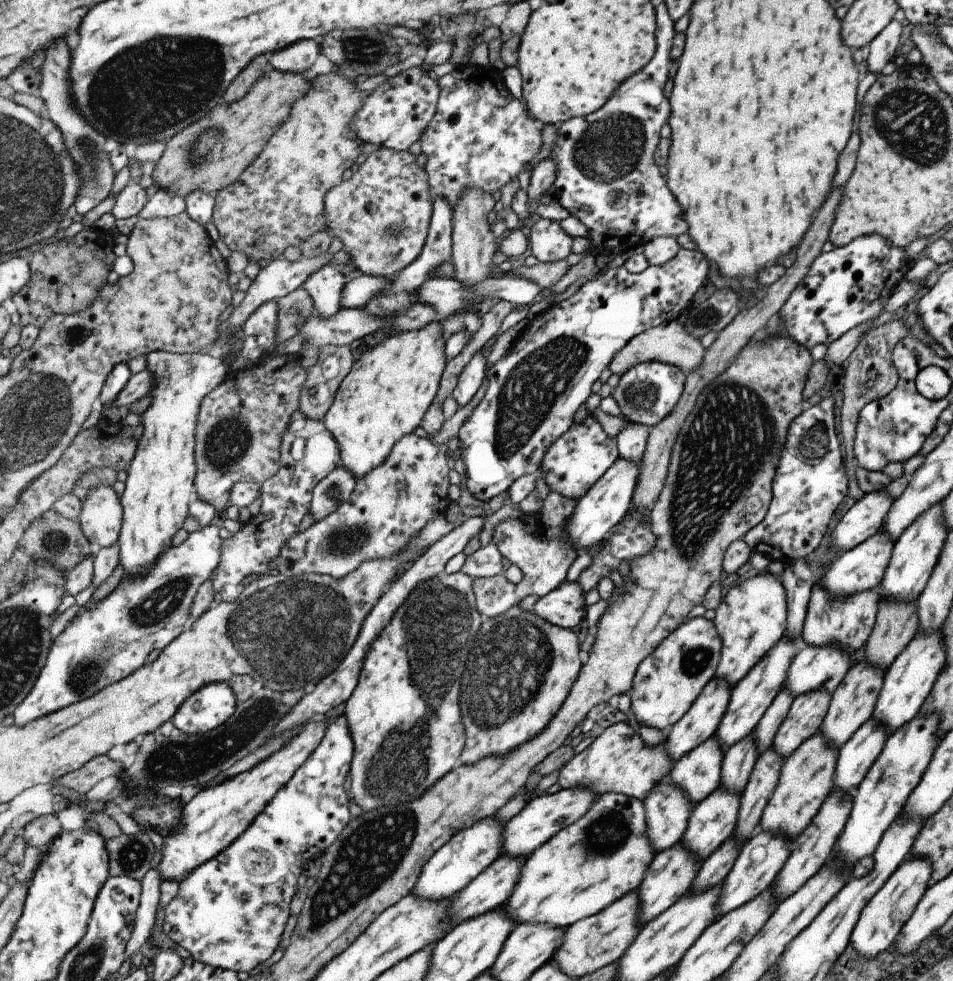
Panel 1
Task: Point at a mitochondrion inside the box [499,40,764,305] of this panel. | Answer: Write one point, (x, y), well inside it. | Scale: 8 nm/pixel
(610, 148)

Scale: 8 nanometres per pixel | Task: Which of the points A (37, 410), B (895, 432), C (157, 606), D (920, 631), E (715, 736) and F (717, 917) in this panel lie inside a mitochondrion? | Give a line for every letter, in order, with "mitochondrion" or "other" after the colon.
A: mitochondrion
B: mitochondrion
C: mitochondrion
D: other
E: other
F: other

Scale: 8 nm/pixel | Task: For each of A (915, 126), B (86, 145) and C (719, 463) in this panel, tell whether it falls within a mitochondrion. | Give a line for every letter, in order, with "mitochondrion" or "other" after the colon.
A: mitochondrion
B: mitochondrion
C: mitochondrion

